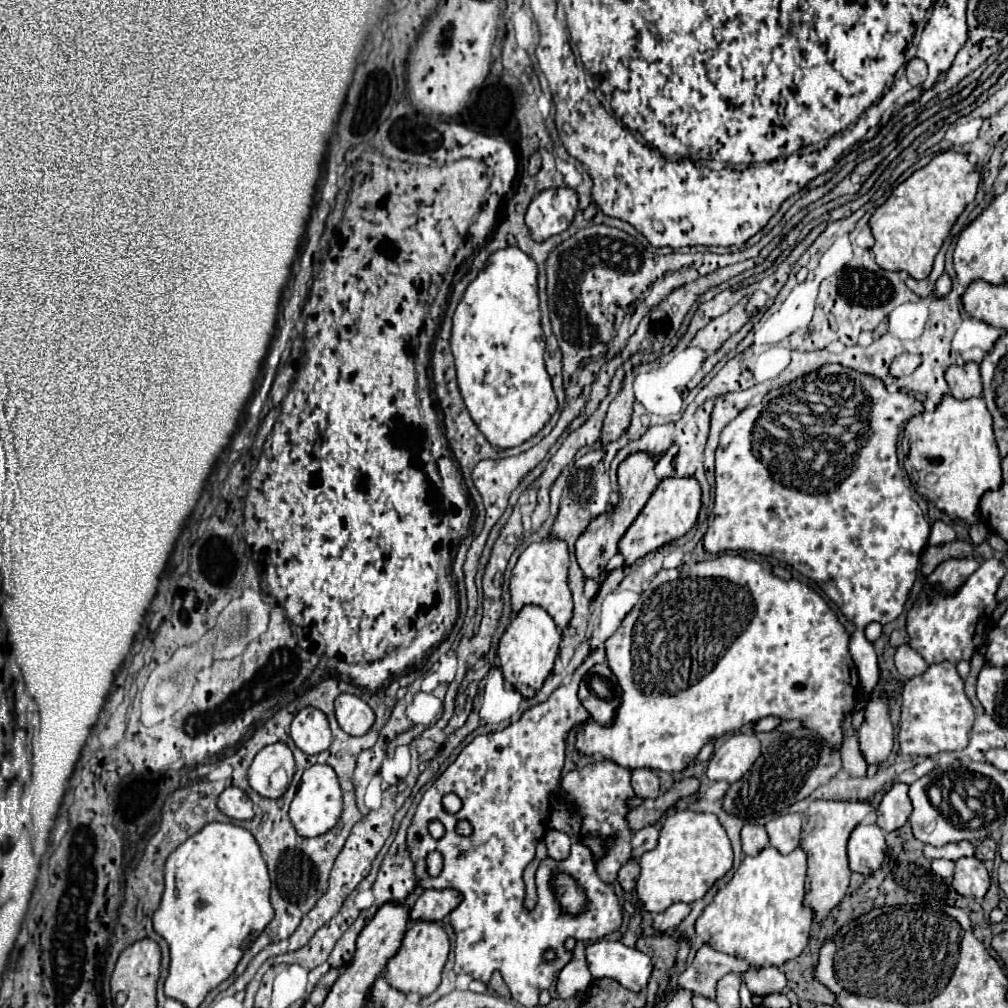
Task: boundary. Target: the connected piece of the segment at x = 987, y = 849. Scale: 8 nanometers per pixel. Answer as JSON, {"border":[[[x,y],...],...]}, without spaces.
{"border":[[[987,837],[979,843],[977,851],[975,851],[975,857],[981,859],[981,861],[987,861],[987,859],[993,859],[995,857],[995,851],[997,851],[997,843],[993,837]]]}

